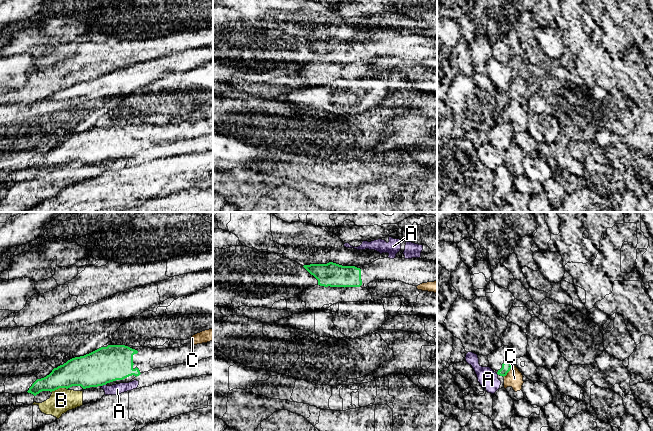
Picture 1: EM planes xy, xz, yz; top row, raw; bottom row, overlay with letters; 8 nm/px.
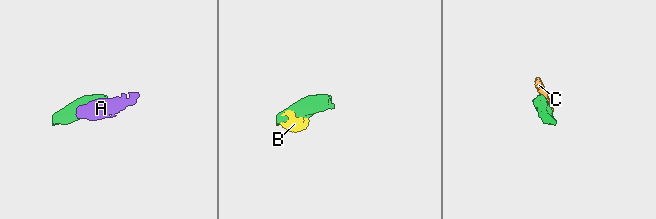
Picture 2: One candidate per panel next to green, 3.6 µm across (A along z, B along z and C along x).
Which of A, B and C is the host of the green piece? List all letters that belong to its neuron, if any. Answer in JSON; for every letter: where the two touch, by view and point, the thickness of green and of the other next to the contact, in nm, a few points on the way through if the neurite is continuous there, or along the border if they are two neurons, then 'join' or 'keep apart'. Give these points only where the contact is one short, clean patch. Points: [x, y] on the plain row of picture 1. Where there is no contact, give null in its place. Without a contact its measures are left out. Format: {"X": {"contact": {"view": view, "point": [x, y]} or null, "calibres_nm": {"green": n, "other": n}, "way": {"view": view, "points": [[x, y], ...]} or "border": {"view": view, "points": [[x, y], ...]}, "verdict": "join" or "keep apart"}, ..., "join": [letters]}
{"A": {"contact": {"view": "xy", "point": [103, 160]}, "calibres_nm": {"green": 280, "other": 90}, "border": {"view": "xy", "points": [[105, 160], [102, 162]]}, "verdict": "keep apart"}, "B": {"contact": {"view": "xy", "point": [59, 163]}, "calibres_nm": {"green": 260, "other": 190}, "border": {"view": "xy", "points": [[67, 164], [57, 164], [51, 167]]}, "verdict": "keep apart"}, "C": {"contact": {"view": "yz", "point": [508, 147]}, "calibres_nm": {"green": 80, "other": 140}, "border": {"view": "yz", "points": [[512, 142], [503, 152]]}, "verdict": "keep apart"}, "join": []}

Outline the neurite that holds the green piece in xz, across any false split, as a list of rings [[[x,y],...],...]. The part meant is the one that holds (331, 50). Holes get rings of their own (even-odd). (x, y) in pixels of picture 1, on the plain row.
[[[384,34],[368,41],[342,42],[333,38],[303,42],[324,63],[362,63],[375,56],[401,57],[418,62],[437,57],[437,36]]]

